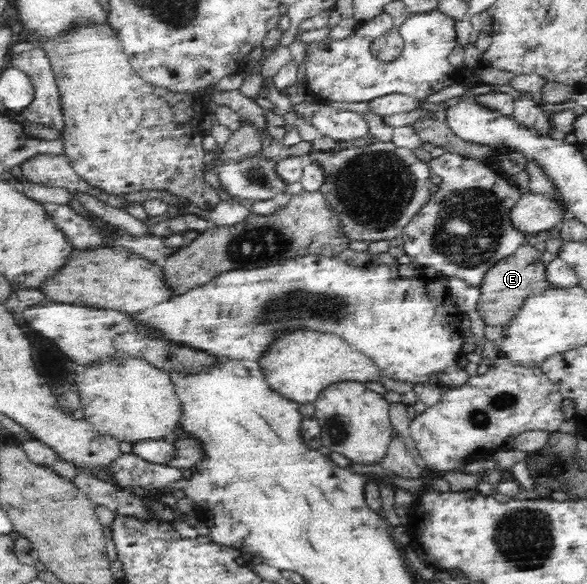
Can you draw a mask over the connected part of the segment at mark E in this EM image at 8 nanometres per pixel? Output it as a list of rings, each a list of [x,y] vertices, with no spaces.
[[[528,242],[519,245],[515,252],[492,264],[483,275],[478,286],[480,298],[477,310],[485,325],[503,326],[531,293],[543,292],[551,286],[546,279],[546,263],[541,260],[542,252]]]

